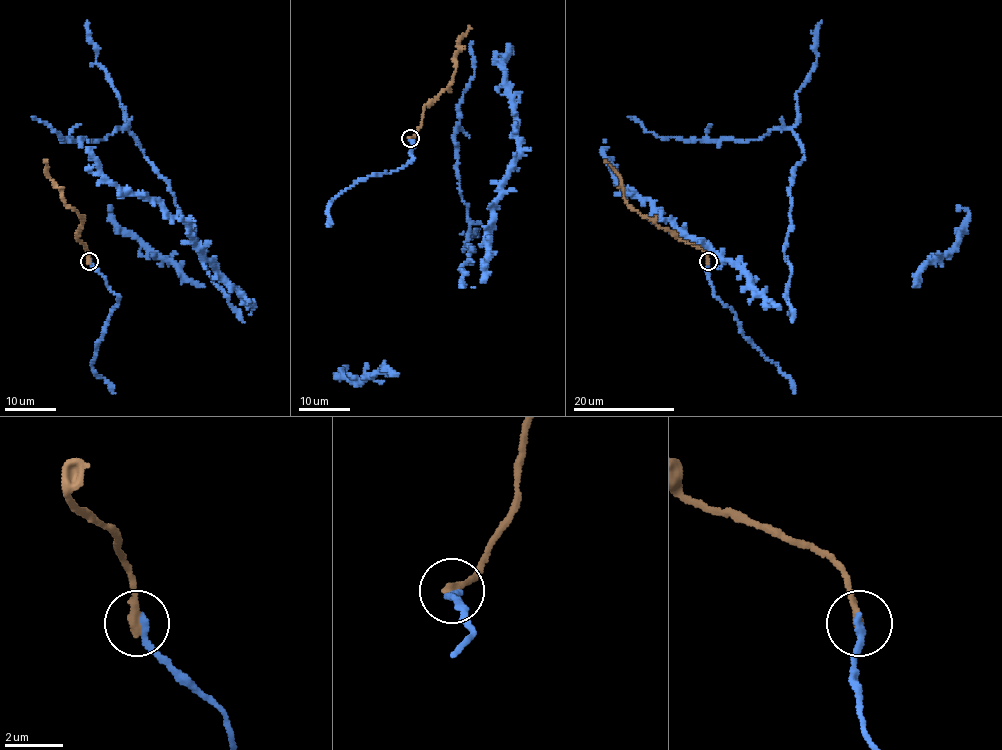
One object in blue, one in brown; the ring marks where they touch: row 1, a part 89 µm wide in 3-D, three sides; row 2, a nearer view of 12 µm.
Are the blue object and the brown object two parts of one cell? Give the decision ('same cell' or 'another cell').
same cell

